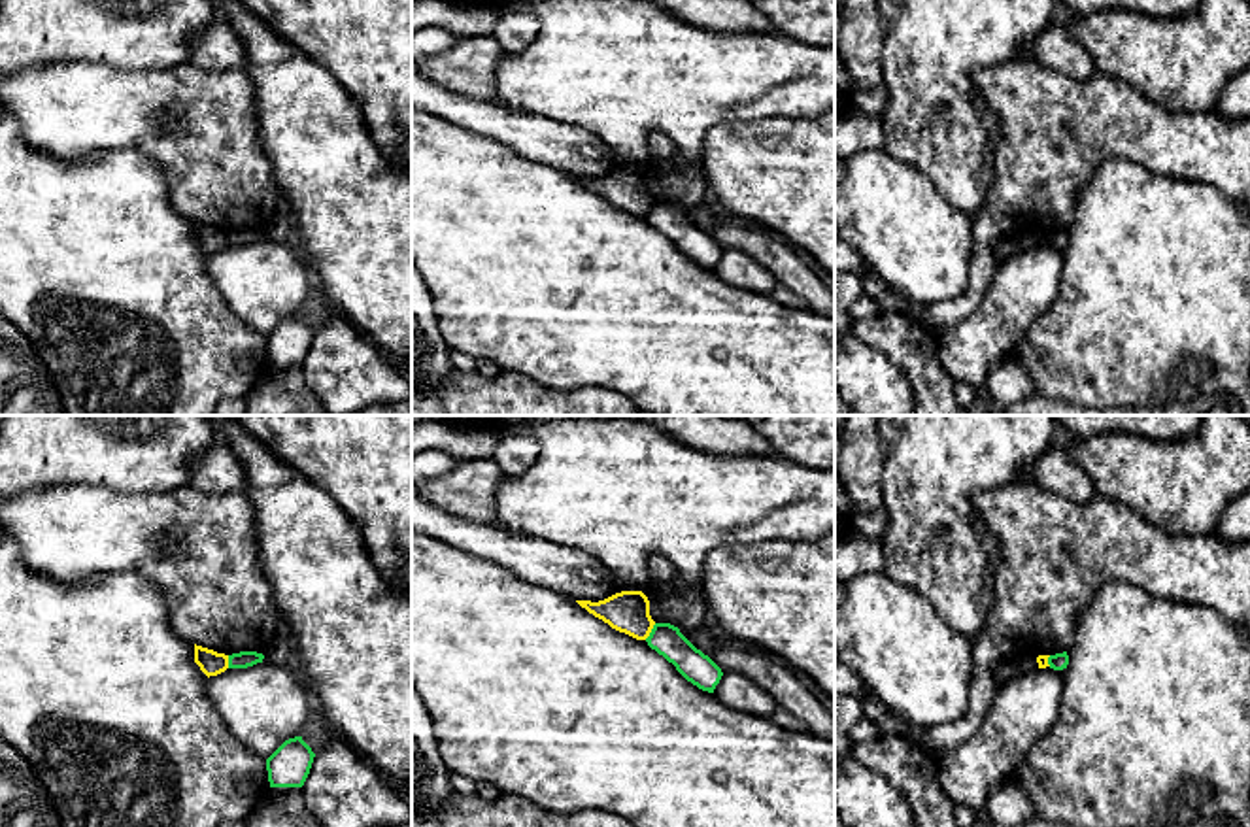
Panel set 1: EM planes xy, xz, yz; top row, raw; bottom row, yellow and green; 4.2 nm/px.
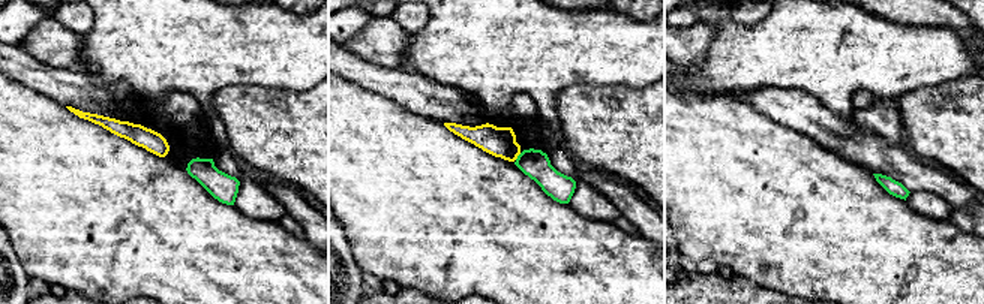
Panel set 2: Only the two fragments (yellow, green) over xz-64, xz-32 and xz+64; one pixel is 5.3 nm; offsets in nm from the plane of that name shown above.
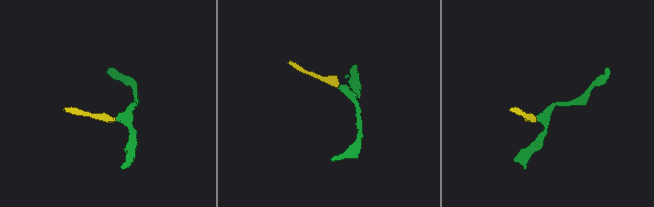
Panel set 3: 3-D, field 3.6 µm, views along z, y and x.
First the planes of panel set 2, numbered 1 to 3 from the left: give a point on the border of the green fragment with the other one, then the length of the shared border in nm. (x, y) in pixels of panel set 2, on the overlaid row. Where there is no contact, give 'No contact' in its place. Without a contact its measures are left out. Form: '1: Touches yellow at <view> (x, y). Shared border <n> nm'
1: No contact
2: Touches yellow at xz-32 (518, 154). Shared border 50 nm
3: No contact

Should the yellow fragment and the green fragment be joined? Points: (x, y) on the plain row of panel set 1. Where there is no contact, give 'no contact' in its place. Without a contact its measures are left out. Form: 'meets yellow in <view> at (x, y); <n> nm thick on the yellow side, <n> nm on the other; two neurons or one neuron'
meets yellow in xz at (650, 208); 180 nm thick on the yellow side, 140 nm on the other; two neurons

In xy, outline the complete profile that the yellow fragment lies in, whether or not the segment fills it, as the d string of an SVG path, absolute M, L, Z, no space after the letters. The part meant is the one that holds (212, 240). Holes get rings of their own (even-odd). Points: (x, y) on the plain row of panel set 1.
M194 221L194 240L210 255L228 245L228 232Z

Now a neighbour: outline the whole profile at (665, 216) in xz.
M655 200L646 219L672 240L687 259L702 268L714 270L723 253L721 245L697 227L678 204L670 200Z

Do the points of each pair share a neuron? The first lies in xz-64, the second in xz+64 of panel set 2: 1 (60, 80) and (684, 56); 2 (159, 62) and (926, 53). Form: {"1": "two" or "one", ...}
{"1": "two", "2": "one"}

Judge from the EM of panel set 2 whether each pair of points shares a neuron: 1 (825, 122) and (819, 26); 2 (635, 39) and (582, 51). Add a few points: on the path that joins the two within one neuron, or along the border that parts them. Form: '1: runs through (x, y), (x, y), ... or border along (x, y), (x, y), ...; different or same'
1: border along (792, 89), (809, 92), (837, 116), (849, 117); different
2: runs through (621, 48), (596, 48); same

